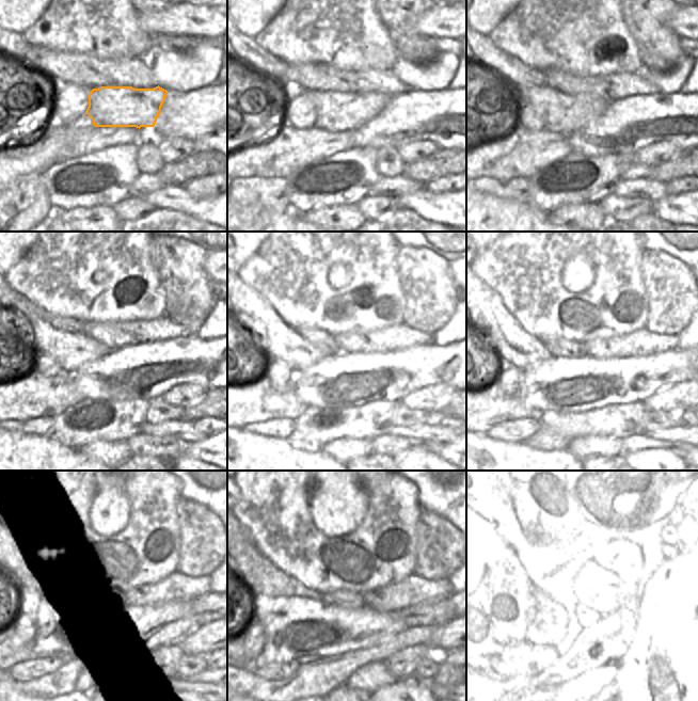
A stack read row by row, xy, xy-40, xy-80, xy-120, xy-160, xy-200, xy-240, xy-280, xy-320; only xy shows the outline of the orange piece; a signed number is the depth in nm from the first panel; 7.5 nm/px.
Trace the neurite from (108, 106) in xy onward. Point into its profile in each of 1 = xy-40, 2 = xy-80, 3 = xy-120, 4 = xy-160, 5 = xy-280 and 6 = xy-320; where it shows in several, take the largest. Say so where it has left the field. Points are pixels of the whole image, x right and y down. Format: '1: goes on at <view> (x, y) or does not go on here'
1: goes on at xy-40 (336, 111)
2: goes on at xy-80 (565, 113)
3: goes on at xy-120 (70, 349)
4: goes on at xy-160 (281, 341)
5: goes on at xy-280 (265, 578)
6: goes on at xy-320 (498, 578)

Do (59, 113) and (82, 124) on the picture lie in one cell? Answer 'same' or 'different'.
different

